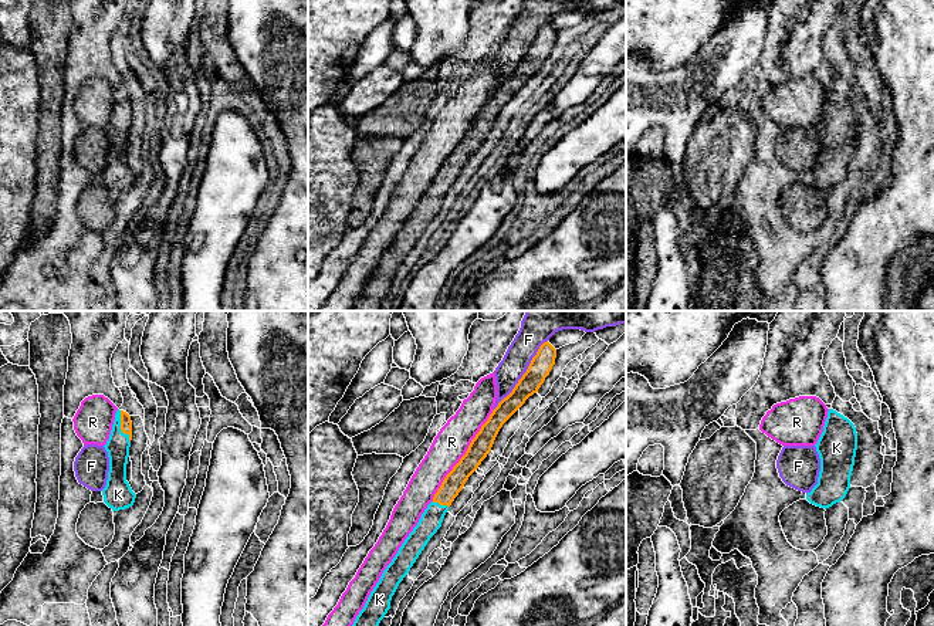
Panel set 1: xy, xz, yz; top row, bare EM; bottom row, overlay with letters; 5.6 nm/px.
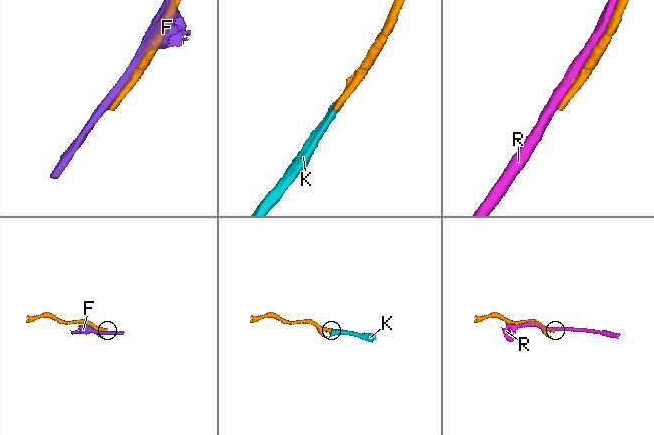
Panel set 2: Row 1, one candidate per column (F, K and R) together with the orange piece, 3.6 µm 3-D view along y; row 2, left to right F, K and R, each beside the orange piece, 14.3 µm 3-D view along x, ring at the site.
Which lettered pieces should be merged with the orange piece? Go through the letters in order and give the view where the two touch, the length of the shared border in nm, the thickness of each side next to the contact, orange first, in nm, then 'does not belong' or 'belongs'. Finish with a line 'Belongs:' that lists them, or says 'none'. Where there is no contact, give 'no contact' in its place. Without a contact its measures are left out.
F: xz | 500 nm | 120/160 nm | does not belong
K: xy | 190 nm | 60/130 nm | belongs
R: xz | 600 nm | 120/190 nm | does not belong
Belongs: K

